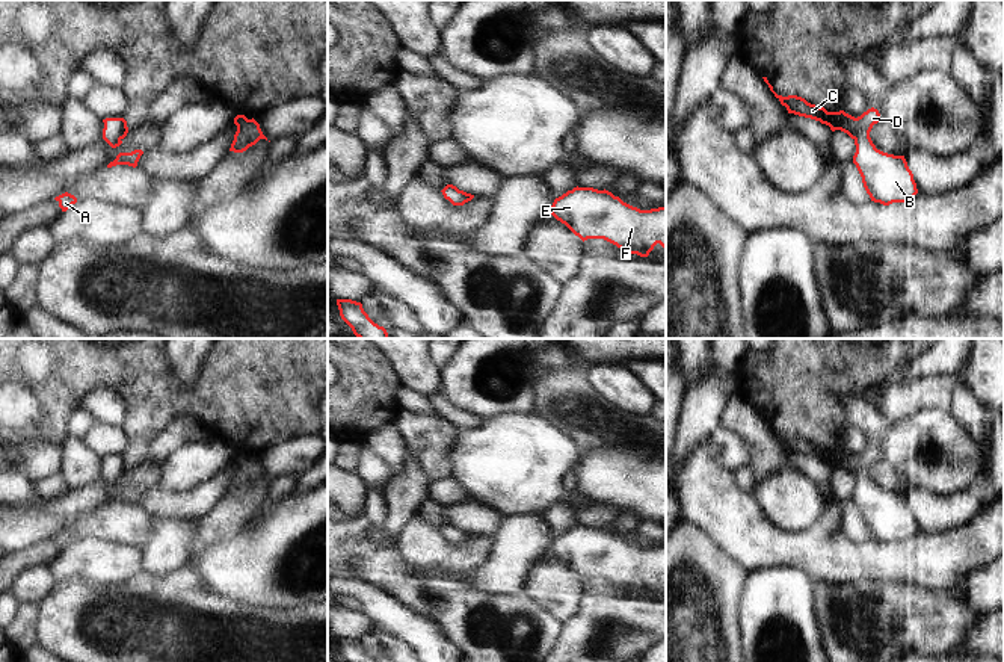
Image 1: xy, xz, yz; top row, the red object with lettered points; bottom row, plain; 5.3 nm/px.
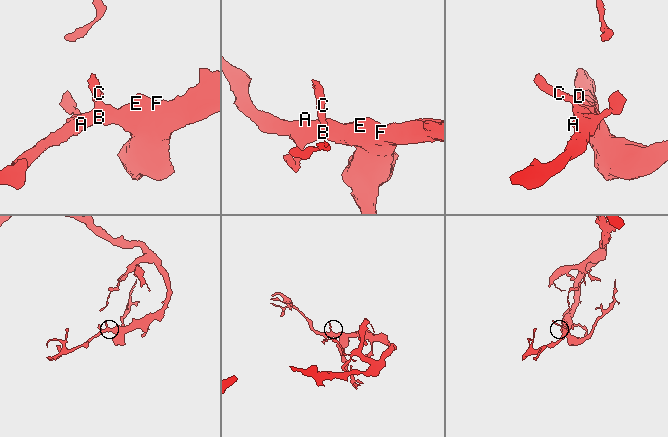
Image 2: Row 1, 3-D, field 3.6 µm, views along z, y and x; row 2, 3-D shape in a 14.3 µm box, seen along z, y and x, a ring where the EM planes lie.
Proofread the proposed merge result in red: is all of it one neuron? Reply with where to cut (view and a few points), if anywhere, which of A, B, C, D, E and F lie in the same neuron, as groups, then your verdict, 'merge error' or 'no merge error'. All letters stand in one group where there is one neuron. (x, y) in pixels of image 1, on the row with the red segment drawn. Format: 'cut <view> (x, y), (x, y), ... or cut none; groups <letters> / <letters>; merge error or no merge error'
cut none; groups A B C D E F; no merge error

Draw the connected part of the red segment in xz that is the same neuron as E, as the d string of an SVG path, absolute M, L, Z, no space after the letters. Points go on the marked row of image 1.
M574 187L545 212L583 242L604 239L627 254L648 257L657 243L666 249L666 206L640 210L608 190Z

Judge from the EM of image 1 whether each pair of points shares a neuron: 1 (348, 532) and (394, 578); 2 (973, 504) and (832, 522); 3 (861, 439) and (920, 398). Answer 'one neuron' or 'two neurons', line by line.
1: two neurons
2: two neurons
3: two neurons

